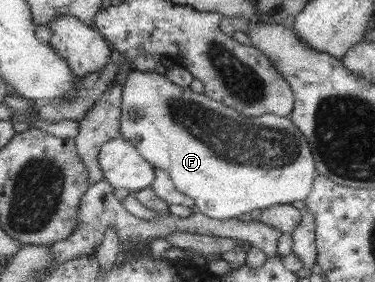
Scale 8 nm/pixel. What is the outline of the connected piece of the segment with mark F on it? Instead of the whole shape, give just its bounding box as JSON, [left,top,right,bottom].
[119,69,316,220]

